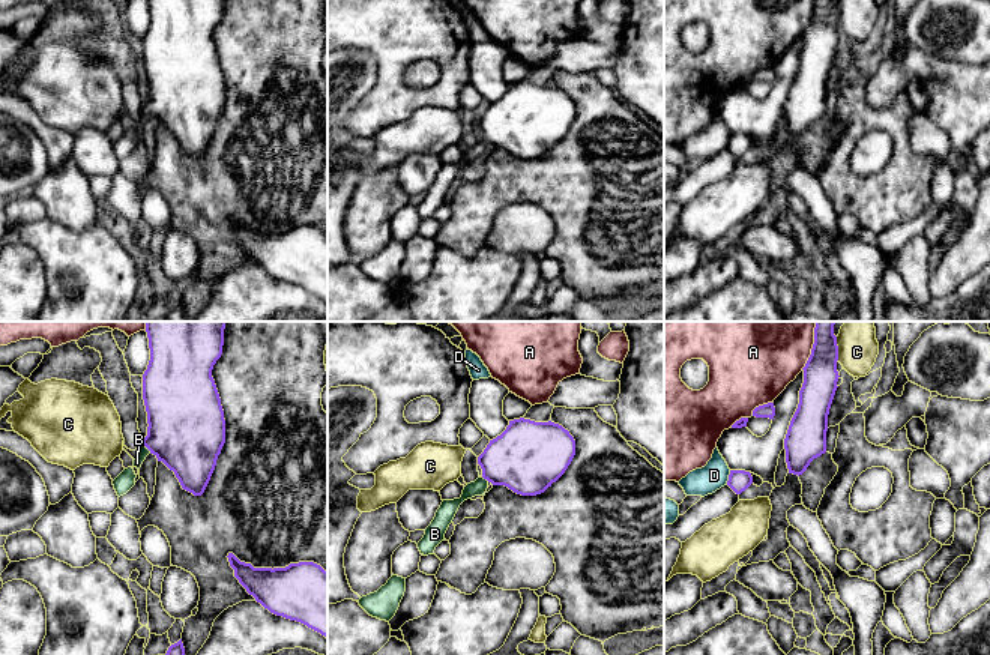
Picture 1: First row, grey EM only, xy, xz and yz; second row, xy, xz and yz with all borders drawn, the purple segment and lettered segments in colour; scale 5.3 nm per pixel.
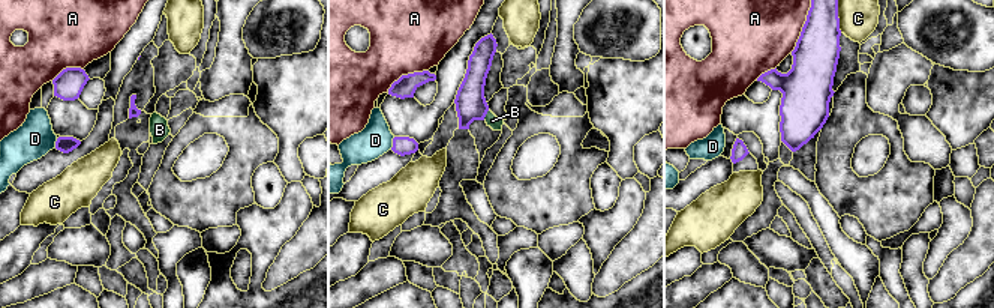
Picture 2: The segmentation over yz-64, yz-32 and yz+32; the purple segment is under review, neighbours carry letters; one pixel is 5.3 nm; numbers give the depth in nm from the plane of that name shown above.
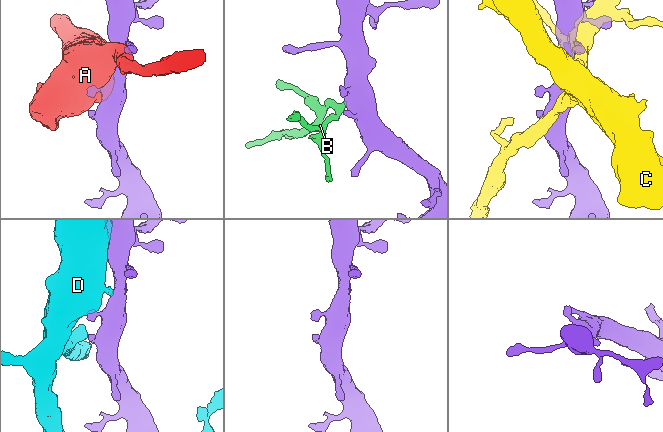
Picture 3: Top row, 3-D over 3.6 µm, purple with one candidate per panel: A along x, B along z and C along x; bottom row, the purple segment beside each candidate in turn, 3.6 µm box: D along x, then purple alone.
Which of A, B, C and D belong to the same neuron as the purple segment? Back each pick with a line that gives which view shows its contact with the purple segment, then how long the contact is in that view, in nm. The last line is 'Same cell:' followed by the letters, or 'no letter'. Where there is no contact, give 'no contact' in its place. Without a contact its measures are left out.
B: meets purple in xy; contact 70 nm long
Same cell: B

